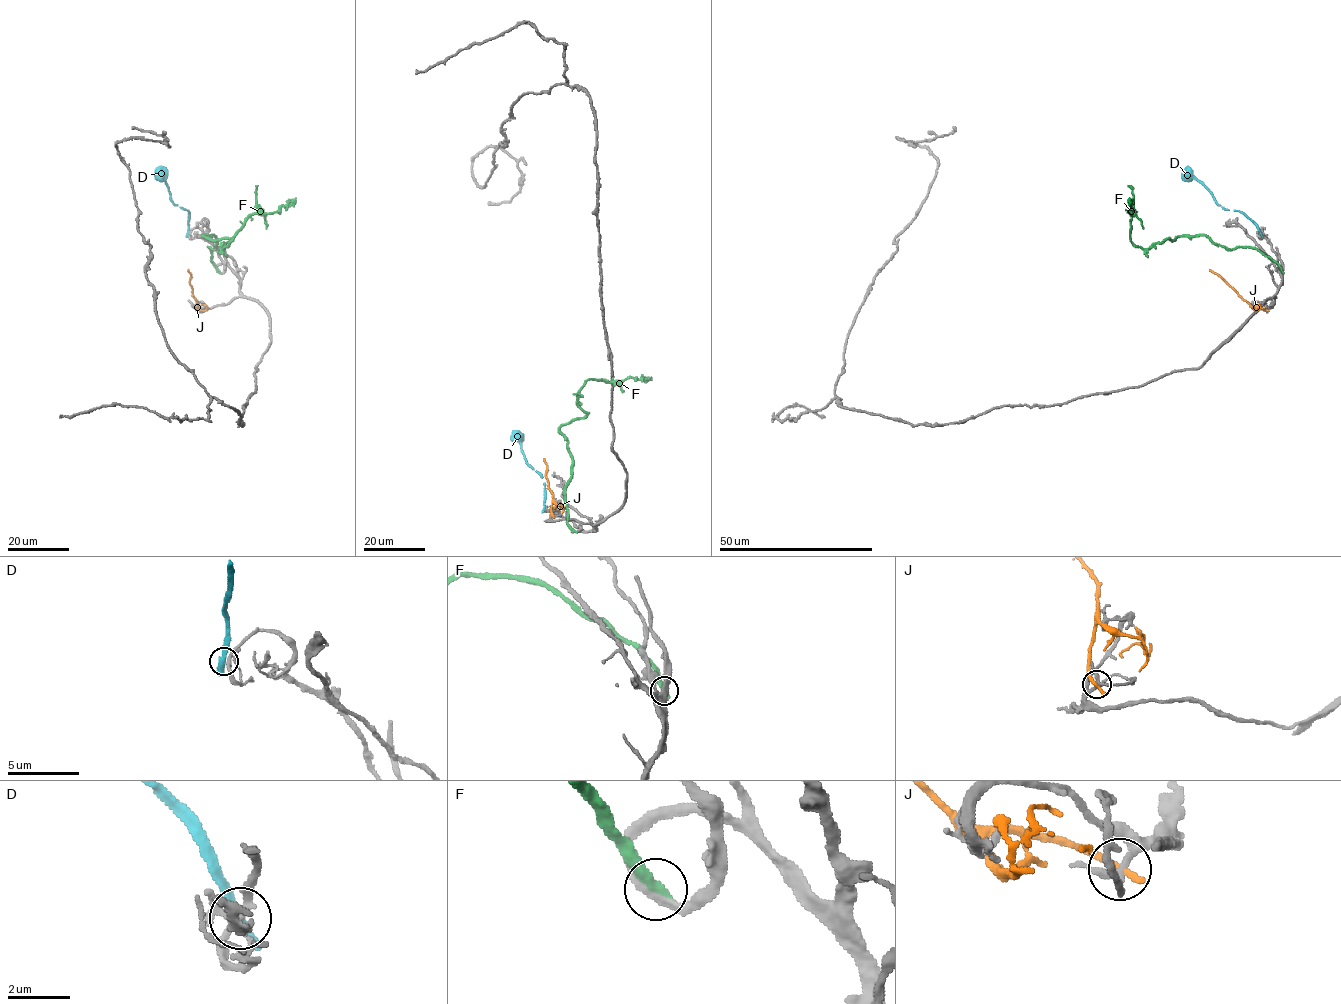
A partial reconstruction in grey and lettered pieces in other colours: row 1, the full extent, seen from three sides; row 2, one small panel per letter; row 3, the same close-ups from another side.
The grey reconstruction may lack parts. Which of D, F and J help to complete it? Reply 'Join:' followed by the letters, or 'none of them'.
Join: none of them

